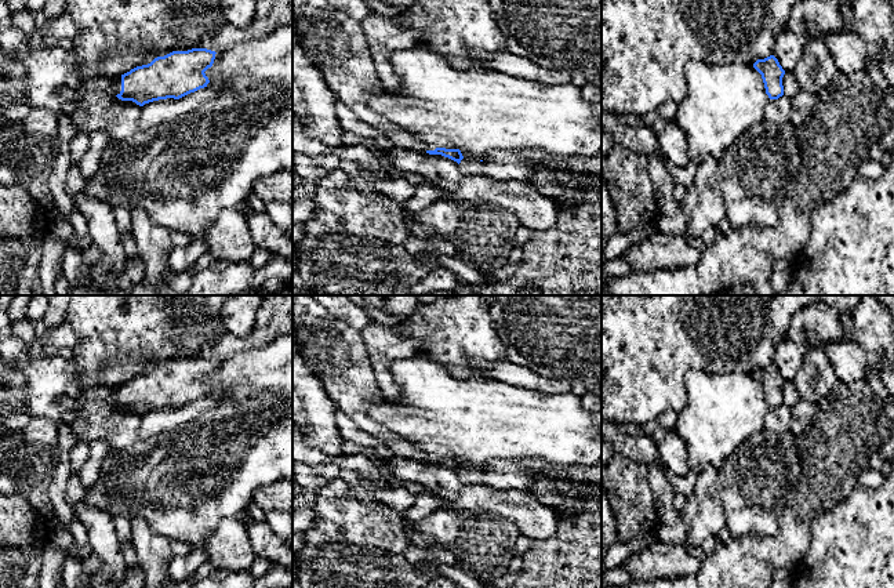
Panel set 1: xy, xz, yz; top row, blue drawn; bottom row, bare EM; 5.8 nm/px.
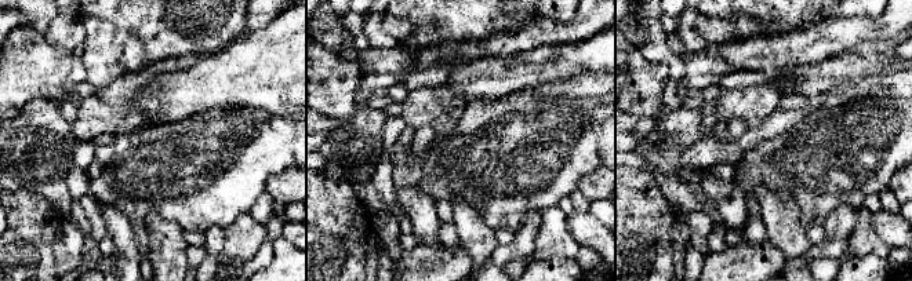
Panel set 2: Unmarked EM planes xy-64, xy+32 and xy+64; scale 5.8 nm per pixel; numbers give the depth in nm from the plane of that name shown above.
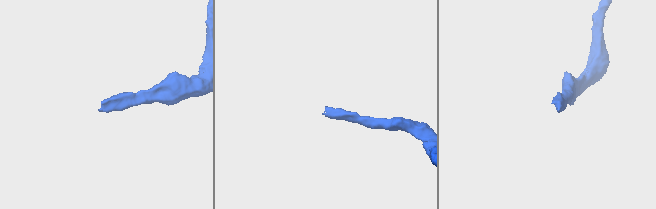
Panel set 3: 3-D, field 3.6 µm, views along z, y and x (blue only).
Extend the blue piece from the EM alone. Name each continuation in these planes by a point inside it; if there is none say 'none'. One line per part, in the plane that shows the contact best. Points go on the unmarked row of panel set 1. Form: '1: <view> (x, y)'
1: xy (115, 398)

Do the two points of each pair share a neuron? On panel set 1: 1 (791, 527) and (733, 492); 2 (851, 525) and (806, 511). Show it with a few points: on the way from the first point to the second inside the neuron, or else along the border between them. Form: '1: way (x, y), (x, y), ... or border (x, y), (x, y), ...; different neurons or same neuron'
1: border (780, 519), (780, 527), (774, 534), (748, 533); different neurons
2: border (846, 498), (821, 511), (811, 521), (809, 545); different neurons

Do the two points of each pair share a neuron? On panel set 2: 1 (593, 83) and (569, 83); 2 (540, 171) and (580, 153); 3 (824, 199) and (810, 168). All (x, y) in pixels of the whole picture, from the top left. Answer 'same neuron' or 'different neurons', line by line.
1: same neuron
2: same neuron
3: same neuron

